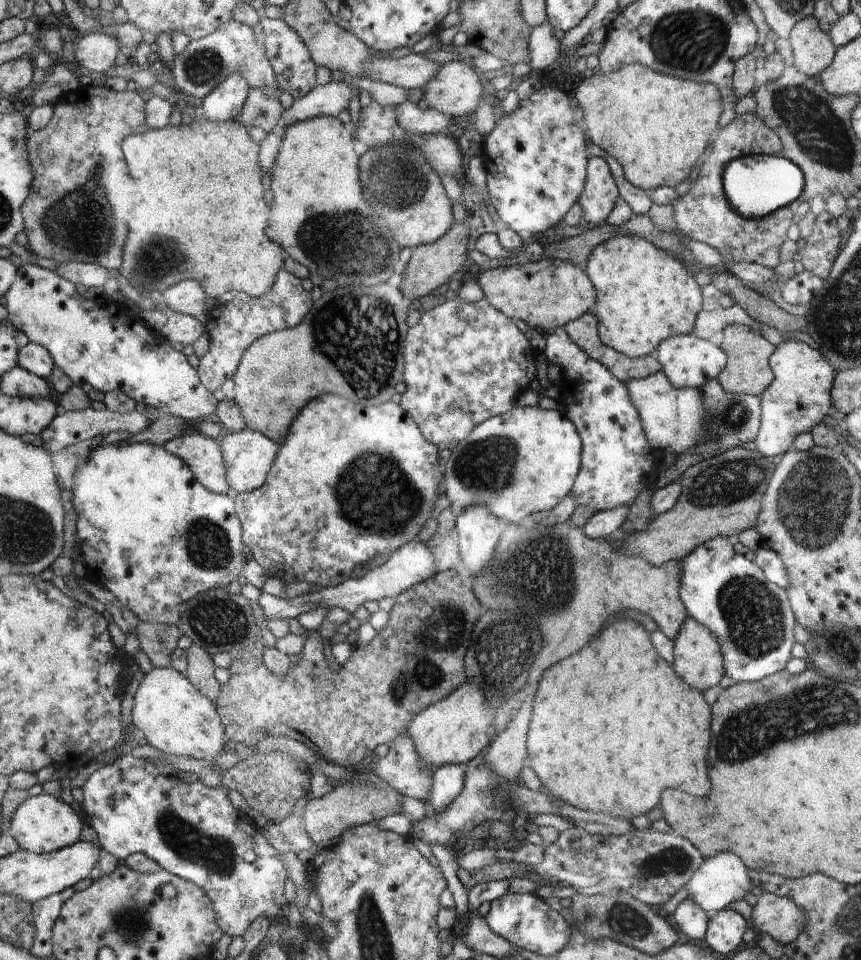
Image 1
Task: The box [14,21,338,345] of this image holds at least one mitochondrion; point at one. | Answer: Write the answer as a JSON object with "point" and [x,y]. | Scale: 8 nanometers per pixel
{"point":[79,223]}

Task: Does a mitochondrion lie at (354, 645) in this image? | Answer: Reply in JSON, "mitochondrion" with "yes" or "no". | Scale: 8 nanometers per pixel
{"mitochondrion":"no"}

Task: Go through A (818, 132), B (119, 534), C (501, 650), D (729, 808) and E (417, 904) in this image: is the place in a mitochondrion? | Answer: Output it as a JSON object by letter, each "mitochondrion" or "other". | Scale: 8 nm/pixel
{"A":"mitochondrion","B":"other","C":"mitochondrion","D":"other","E":"other"}

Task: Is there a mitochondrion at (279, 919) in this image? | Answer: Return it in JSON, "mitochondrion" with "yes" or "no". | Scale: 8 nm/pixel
{"mitochondrion":"no"}

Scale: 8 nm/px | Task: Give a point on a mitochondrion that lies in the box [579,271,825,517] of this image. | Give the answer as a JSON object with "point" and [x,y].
{"point":[718,485]}

